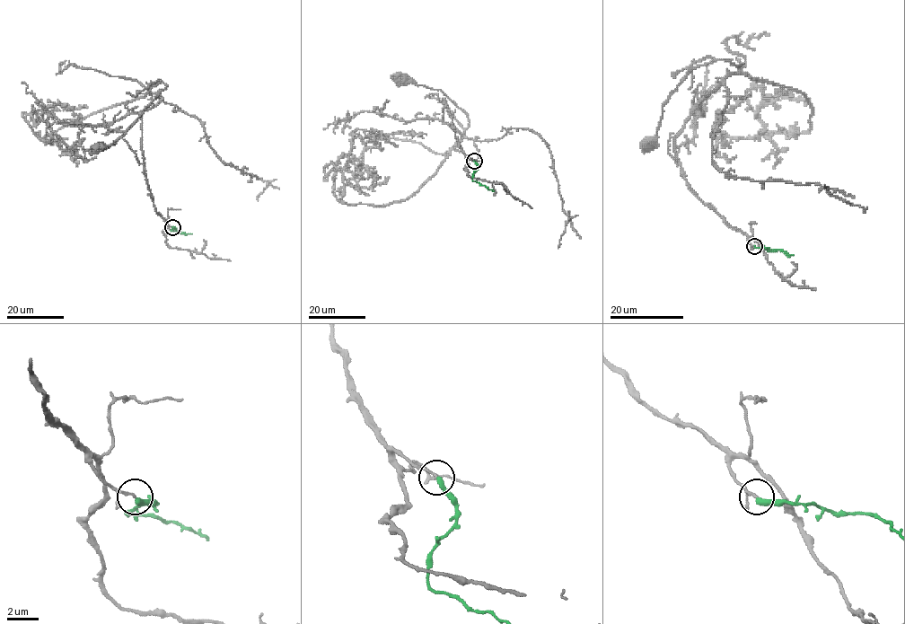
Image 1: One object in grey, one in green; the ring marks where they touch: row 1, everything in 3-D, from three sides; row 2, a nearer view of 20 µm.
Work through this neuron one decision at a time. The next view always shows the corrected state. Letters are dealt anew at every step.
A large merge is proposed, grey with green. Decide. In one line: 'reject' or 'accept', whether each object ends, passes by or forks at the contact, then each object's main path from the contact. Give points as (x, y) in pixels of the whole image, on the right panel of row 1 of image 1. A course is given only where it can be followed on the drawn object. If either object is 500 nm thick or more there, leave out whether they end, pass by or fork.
accept; grey ends; green ends; course grey (754, 246), (688, 184), (674, 151), (697, 104), (737, 66), (714, 60), (689, 72), (663, 106), (650, 145); course green (754, 246), (794, 255)

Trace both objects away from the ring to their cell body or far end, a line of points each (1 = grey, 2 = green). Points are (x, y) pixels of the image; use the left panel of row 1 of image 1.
1: (172, 227), (153, 205), (142, 141), (142, 112), (159, 100), (151, 87), (167, 86), (122, 136), (98, 148)
2: (172, 227), (176, 228), (171, 230), (192, 234)

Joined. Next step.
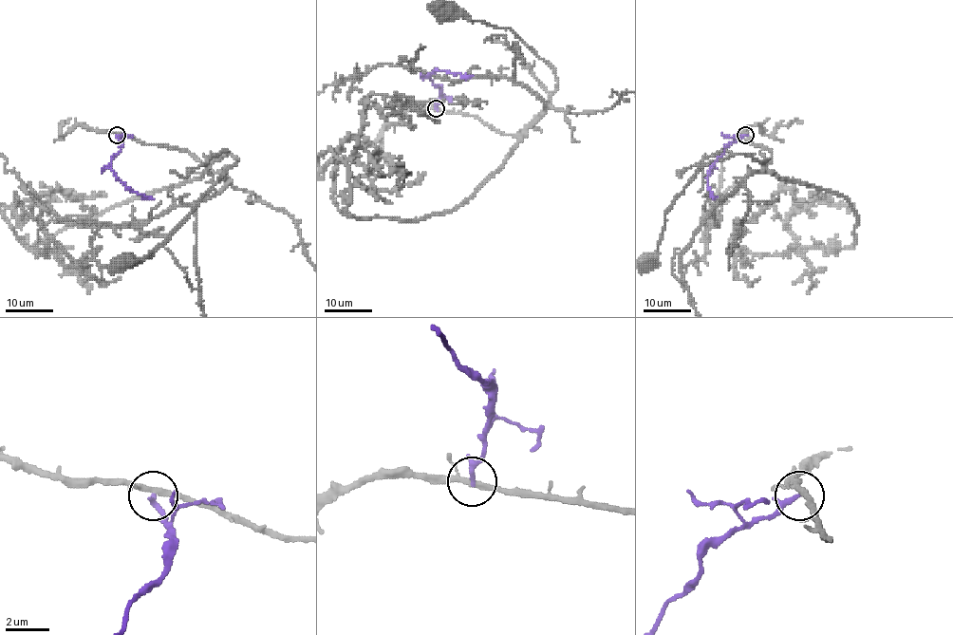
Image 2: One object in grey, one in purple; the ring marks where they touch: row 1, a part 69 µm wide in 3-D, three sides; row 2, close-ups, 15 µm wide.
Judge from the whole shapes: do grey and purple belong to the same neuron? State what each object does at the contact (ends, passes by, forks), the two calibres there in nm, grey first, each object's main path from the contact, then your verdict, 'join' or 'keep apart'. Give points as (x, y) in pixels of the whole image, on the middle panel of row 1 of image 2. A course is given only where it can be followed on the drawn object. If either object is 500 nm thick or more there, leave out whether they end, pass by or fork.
grey forks; purple ends; calibres 200 and 220 nm; course grey (437, 109), (476, 115), (506, 134), (518, 134), (540, 114), (557, 78), (510, 28), (442, 16), (442, 11); course purple (437, 109), (439, 89), (429, 75), (434, 71), (446, 71), (472, 76); keep apart

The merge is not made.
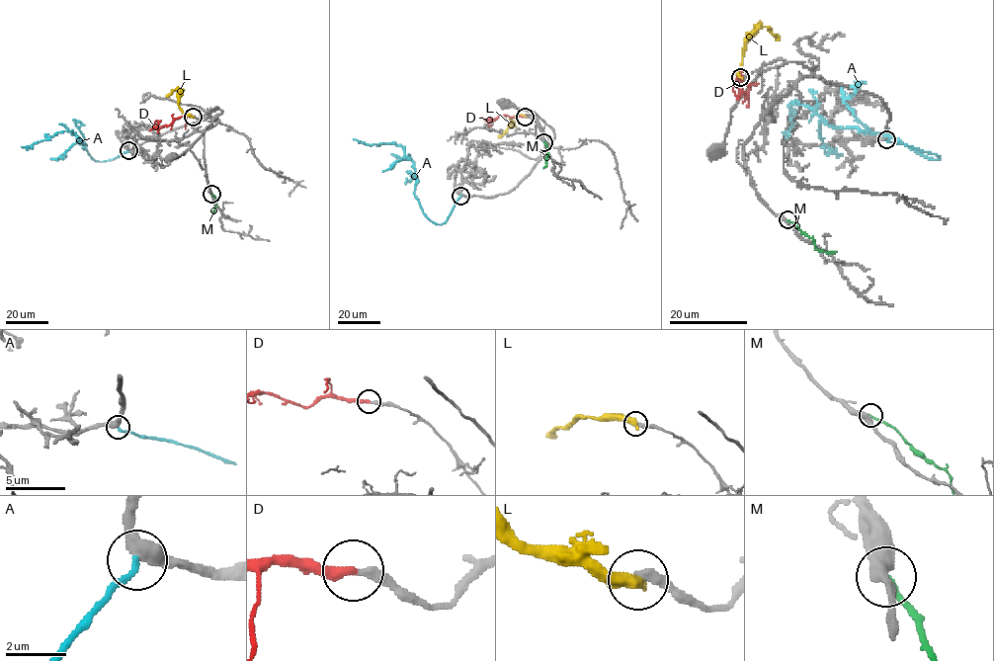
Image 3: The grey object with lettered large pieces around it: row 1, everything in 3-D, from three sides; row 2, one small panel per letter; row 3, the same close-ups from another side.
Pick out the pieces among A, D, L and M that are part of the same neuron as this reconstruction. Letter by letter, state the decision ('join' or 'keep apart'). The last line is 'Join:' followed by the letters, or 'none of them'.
A: join
D: join
L: keep apart
M: keep apart
Join: A, D

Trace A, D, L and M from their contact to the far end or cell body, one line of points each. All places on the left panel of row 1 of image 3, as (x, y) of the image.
A: (129, 150), (109, 160), (95, 161), (82, 148), (85, 144), (68, 130), (57, 132), (30, 147), (21, 146)
D: (193, 116), (180, 116), (168, 125), (155, 127), (154, 122), (158, 120)
L: (193, 117), (186, 115), (179, 107), (177, 89), (166, 96)
M: (212, 194), (216, 203), (214, 211), (211, 210)

